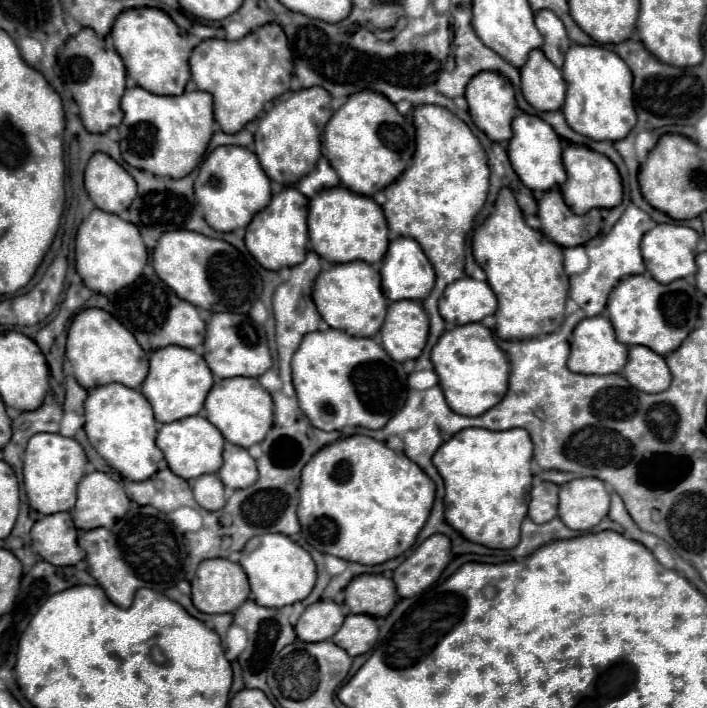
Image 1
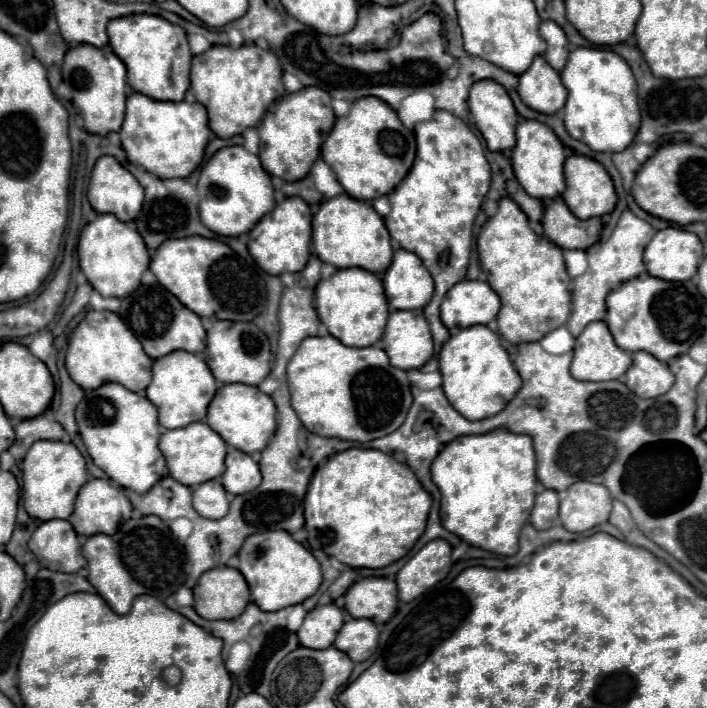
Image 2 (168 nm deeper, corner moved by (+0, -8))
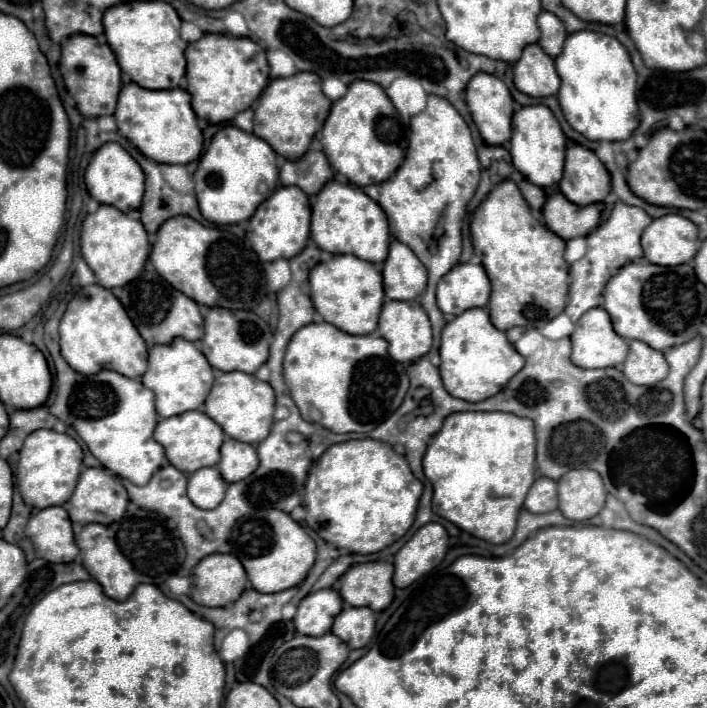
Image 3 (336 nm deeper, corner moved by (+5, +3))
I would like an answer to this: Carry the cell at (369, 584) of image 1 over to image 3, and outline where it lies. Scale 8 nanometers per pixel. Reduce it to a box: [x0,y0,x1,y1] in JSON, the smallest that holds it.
[341,561,393,611]

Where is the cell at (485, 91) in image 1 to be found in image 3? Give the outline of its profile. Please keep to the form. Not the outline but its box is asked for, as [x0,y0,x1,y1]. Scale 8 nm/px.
[467,73,513,145]

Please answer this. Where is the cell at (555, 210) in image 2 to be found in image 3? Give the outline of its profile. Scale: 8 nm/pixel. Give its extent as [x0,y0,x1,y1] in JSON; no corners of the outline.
[543,193,599,241]

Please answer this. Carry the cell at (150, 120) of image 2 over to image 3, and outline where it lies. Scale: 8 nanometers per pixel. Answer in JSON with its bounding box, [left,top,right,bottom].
[115,83,203,165]

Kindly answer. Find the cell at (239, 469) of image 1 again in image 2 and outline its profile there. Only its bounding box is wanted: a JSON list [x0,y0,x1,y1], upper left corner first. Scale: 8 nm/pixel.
[220,448,262,494]

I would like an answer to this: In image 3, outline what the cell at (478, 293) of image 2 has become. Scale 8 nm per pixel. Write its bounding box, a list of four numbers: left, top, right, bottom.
[437,263,491,315]

